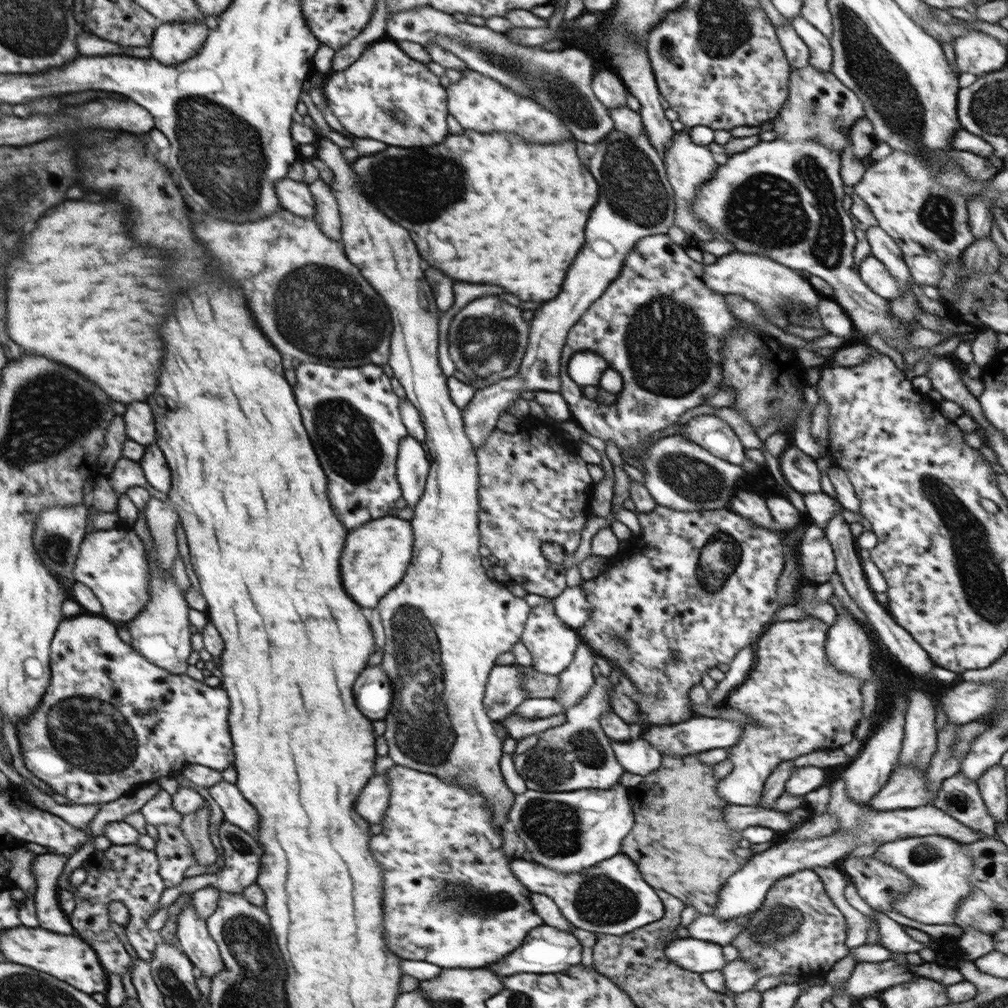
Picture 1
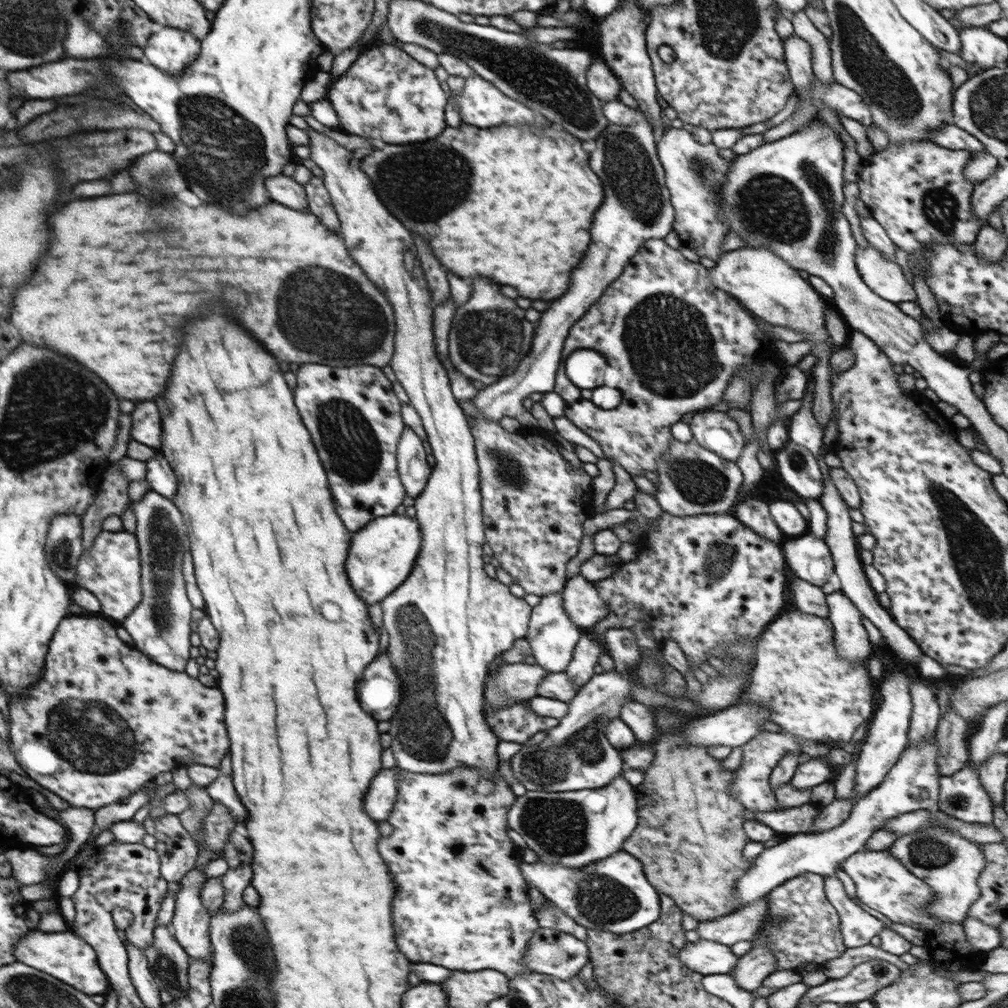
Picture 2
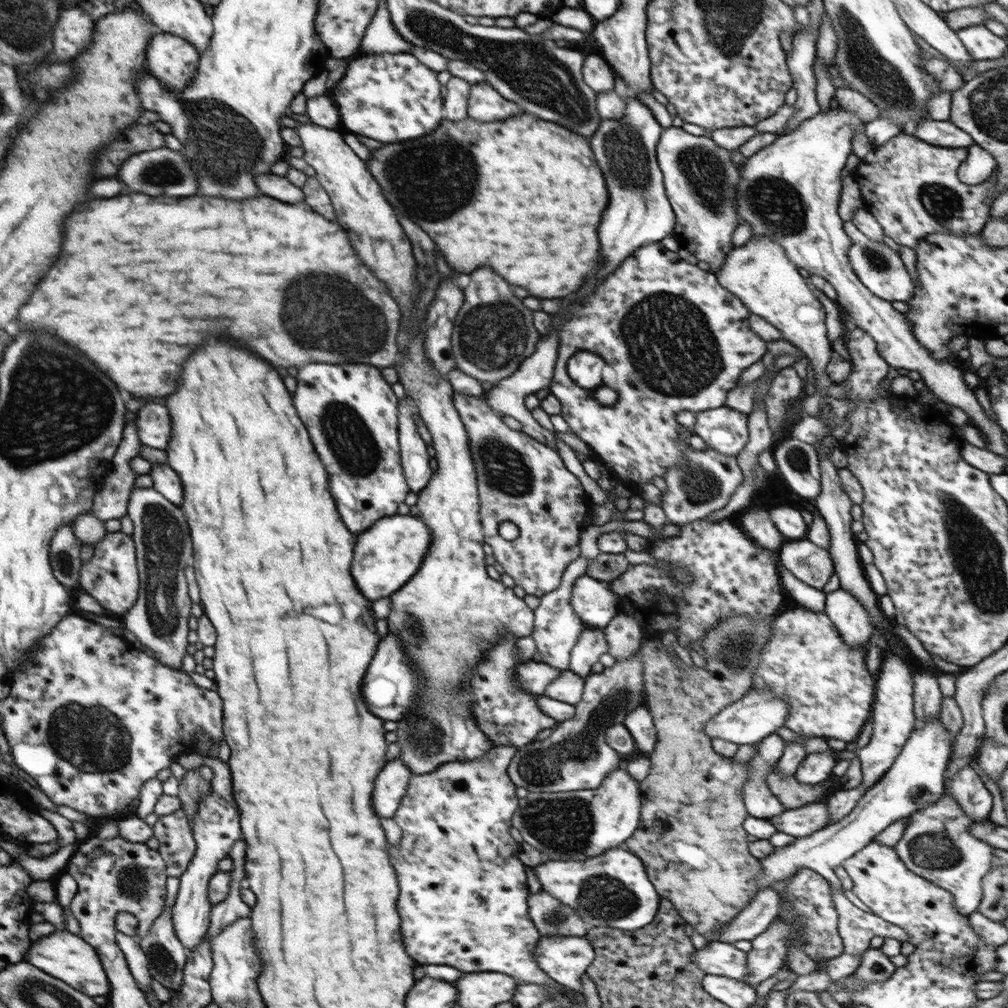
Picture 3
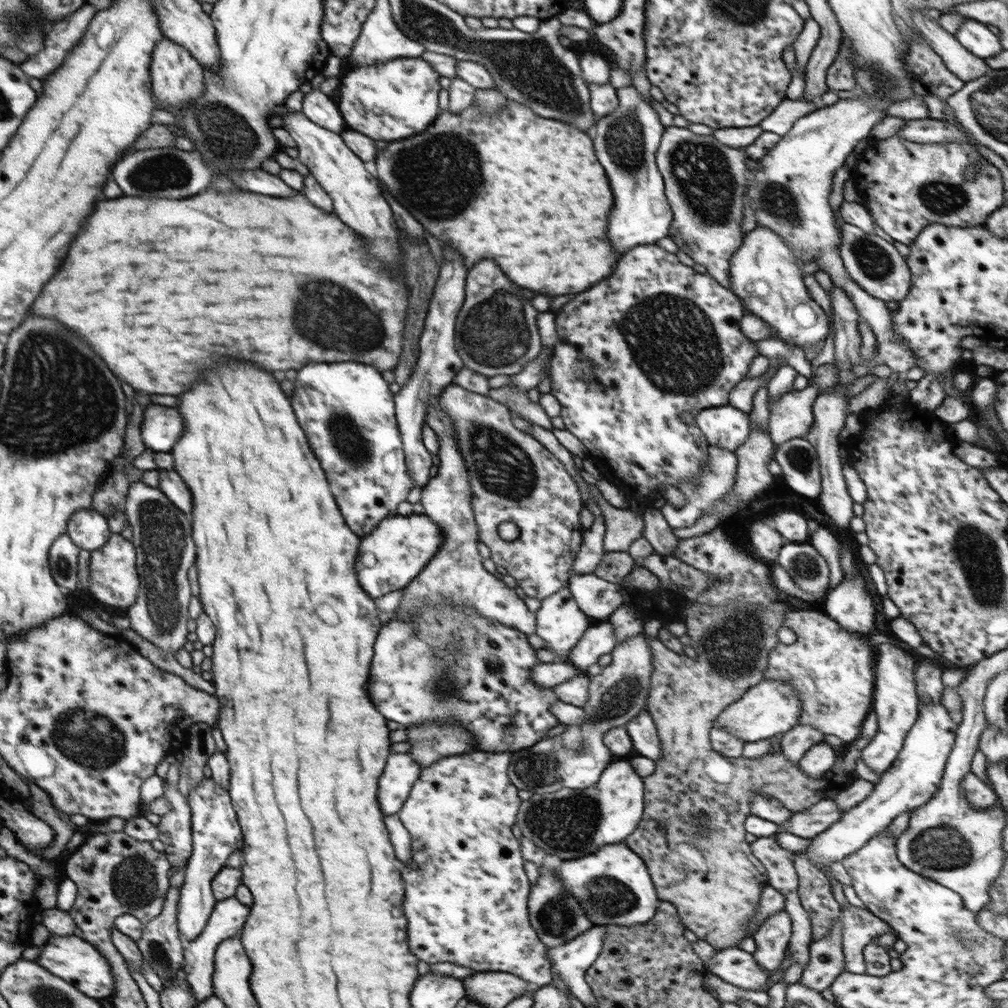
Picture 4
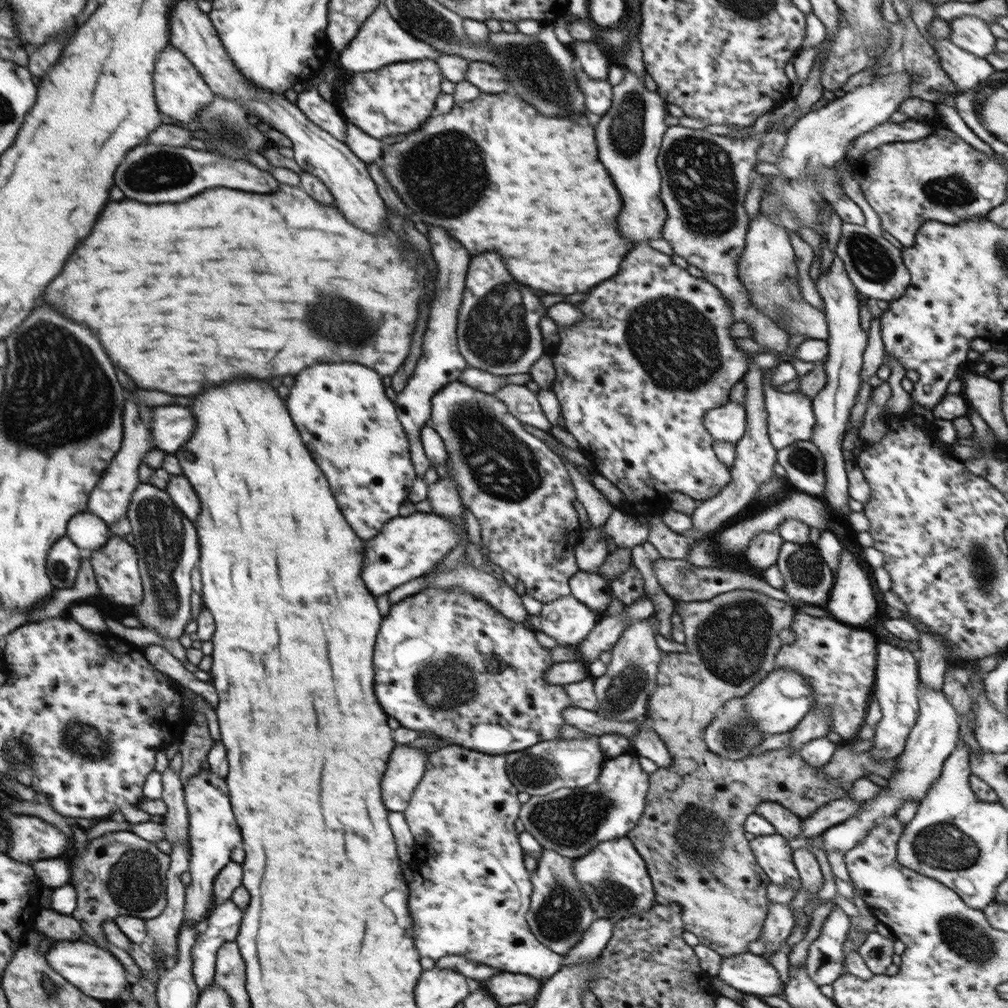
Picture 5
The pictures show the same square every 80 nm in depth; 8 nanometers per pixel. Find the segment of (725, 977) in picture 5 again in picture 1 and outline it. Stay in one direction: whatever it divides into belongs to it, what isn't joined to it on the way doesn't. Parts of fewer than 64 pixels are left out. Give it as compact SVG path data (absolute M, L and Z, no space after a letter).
M692 937L670 941L663 952L670 962L698 975L714 970L722 972L728 964L722 955L722 946Z

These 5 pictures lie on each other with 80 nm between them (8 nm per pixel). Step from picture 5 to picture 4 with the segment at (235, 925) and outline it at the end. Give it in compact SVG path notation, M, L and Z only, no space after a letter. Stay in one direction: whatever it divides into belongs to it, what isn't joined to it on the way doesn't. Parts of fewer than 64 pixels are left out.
M235 896L226 898L226 900L215 905L201 935L184 949L185 963L181 974L185 976L185 981L194 993L196 1005L213 995L212 975L216 947L221 940L242 930L249 912L250 907L244 906Z

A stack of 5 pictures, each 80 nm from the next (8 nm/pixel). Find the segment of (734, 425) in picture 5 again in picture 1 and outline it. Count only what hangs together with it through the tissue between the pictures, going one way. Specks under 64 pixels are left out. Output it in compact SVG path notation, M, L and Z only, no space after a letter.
M716 415L695 416L681 426L692 442L718 458L742 466L745 448L728 423Z

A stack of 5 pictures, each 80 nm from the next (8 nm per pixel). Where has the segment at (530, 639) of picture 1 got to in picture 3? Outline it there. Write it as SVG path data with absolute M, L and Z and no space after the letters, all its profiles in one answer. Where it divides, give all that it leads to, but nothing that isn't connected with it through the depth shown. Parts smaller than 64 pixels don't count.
M578 557L573 560L564 571L561 578L560 586L540 597L539 607L533 610L534 613L534 628L532 631L532 638L536 644L536 650L542 656L541 662L551 666L552 668L559 668L559 670L566 670L570 666L570 657L574 645L577 643L581 632L588 628L584 624L572 608L570 604L571 590L576 578L586 575L586 567L590 559L586 557Z

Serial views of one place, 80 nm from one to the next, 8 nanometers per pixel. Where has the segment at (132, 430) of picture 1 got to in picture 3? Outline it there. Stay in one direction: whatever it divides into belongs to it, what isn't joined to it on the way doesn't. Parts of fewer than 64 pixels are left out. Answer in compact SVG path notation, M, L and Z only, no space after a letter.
M144 404L135 413L135 425L142 445L162 449L169 445L171 435L168 410L160 404Z

